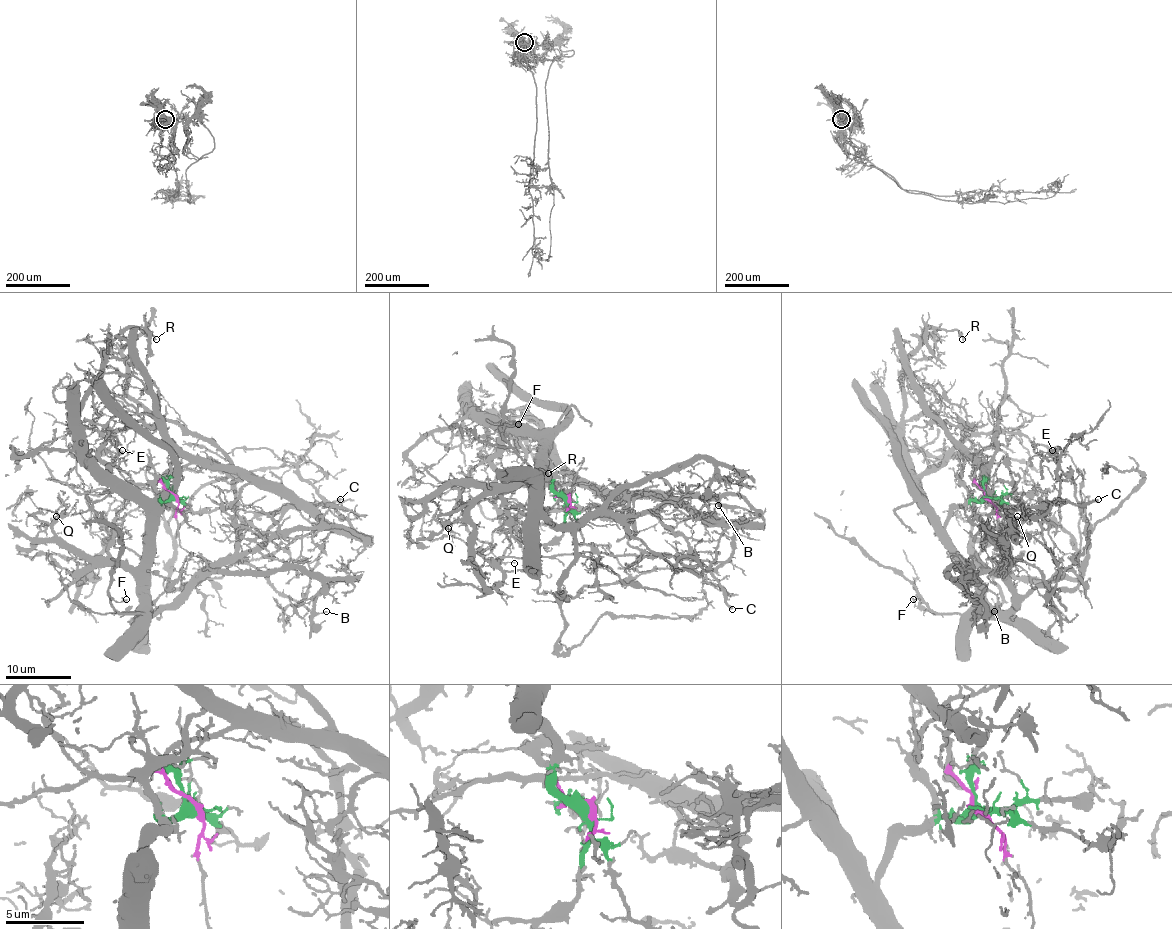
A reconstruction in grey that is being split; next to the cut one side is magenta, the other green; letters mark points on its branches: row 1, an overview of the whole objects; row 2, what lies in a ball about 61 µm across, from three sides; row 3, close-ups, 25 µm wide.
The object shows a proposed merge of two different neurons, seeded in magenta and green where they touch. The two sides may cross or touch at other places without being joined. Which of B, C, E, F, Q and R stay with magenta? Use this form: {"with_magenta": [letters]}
{"with_magenta": []}

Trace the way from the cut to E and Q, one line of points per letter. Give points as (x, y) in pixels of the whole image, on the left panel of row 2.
E: (174, 497), (161, 502), (151, 526), (99, 456), (102, 434), (117, 439), (109, 449), (122, 451)
Q: (174, 497), (161, 502), (153, 512), (143, 559), (135, 567), (86, 561), (37, 536), (43, 525), (56, 516)

